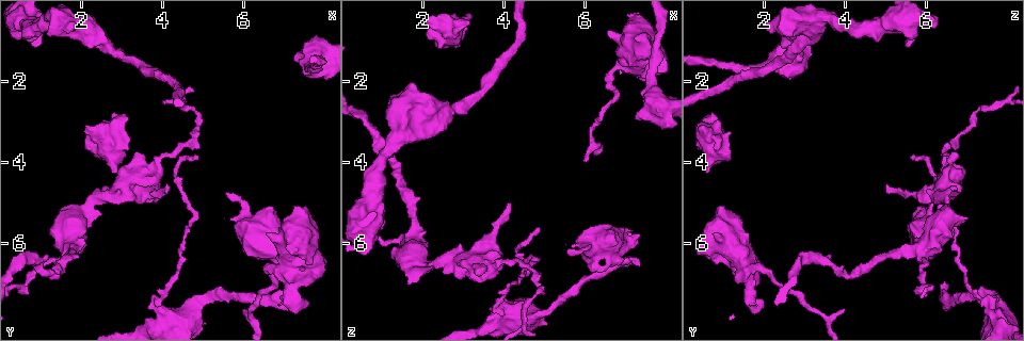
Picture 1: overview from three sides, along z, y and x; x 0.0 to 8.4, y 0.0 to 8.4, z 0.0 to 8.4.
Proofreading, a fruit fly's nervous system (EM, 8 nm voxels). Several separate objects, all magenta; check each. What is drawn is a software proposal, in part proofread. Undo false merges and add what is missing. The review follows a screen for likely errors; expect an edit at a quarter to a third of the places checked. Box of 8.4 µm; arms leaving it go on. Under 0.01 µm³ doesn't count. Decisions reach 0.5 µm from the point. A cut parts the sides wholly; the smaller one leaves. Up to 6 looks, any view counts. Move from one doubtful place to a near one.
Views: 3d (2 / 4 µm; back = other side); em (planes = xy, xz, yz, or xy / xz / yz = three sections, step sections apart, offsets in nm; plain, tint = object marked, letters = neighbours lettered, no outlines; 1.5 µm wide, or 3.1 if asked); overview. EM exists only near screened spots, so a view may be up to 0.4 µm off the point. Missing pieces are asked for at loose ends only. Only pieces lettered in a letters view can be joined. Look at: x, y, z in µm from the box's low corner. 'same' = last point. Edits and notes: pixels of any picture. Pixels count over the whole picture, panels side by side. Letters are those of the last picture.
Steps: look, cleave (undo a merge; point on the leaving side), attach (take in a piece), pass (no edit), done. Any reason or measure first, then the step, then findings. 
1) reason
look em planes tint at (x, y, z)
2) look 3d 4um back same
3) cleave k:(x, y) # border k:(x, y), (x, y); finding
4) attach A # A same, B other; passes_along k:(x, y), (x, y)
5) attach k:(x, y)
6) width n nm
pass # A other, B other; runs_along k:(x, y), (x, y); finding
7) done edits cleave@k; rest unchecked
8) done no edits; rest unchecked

thick turns thin
look em planes tint at (7.70, 1.60, 2.40)

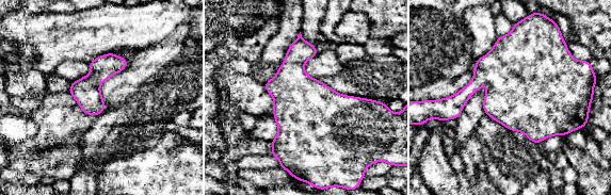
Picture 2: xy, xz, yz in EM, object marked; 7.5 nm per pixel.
what lies round it
look em planes letters same

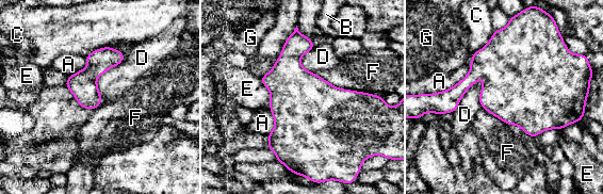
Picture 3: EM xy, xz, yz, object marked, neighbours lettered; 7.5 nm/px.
pass # A other, B other, C other, D other, E other, F other, G other; continuous, no second neuron

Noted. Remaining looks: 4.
an open end
look em planes tint at (3.10, 2.90, 0.60)

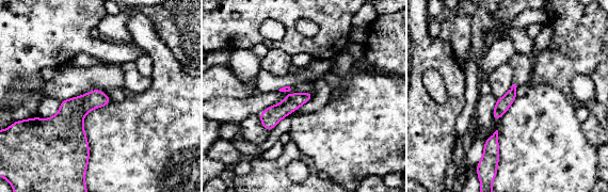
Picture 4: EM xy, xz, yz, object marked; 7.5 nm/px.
what lies round it
look em planes letters same

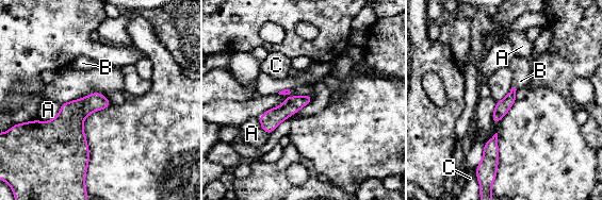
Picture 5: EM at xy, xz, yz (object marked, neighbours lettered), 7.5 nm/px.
attach B # A other, B same, C other; passes_along 5:(502, 106), (515, 88), (521, 67); it goes on there

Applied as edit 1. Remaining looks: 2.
sharp bend
look 3d 4um at (0.75, 6.30, 3.15)

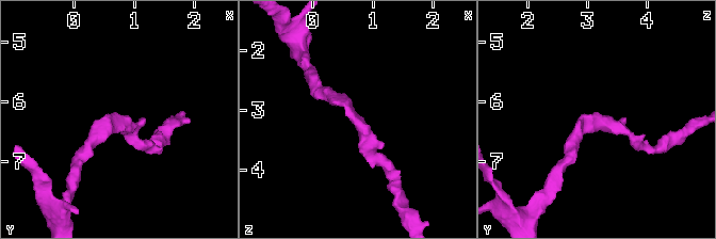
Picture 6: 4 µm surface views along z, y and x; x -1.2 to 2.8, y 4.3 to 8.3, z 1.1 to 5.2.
arm_widths 180, 200 nm; need the tissue
look em planes letters at (0.70, 6.25, 3.20)

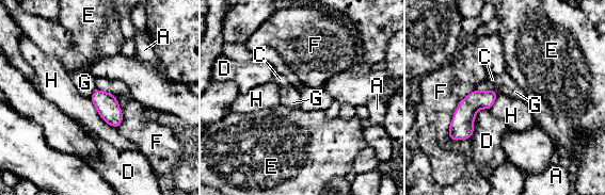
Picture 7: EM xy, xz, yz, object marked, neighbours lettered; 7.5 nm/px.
pass # A other, C other, D other, E other, F other, G other, H other; border 7:(95, 88), (90, 98); one neuron here

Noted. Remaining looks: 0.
done edits attach@5; rest unchecked

